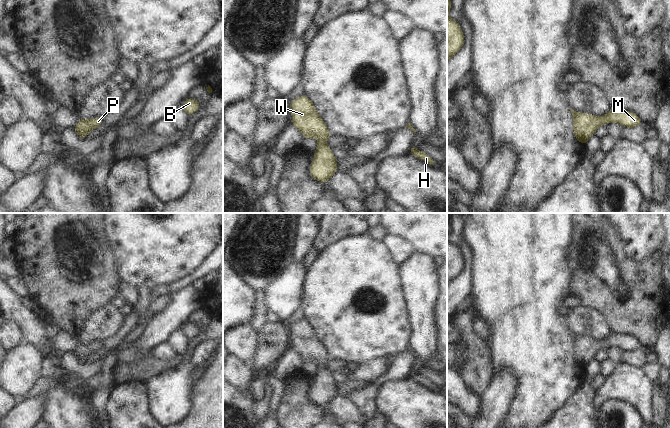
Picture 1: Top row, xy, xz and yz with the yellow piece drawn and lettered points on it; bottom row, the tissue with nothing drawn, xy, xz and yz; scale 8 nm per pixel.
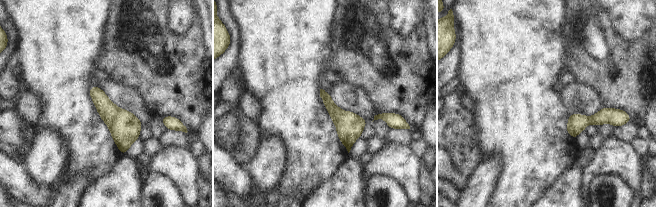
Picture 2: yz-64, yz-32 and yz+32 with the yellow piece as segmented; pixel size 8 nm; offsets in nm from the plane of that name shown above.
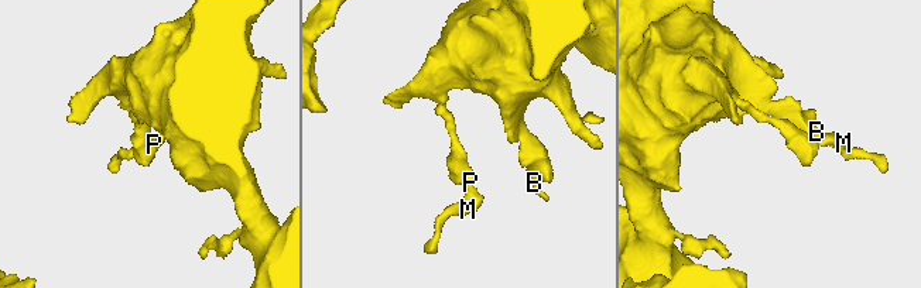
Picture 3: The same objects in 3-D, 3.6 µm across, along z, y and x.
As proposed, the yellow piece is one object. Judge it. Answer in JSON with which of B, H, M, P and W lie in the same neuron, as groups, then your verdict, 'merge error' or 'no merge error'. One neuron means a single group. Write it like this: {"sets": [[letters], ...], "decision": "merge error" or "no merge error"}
{"sets": [["B", "H", "M", "P", "W"]], "decision": "no merge error"}

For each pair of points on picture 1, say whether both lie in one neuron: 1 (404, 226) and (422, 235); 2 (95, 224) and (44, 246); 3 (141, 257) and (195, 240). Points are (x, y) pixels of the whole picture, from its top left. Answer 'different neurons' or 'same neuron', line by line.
1: same neuron
2: same neuron
3: same neuron

